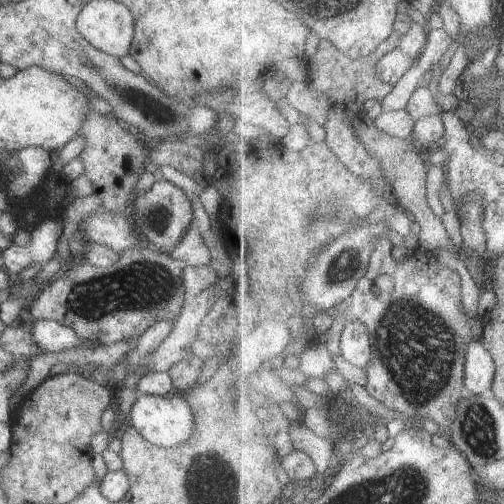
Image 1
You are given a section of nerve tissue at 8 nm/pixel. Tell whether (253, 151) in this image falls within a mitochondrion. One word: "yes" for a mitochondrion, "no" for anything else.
no

